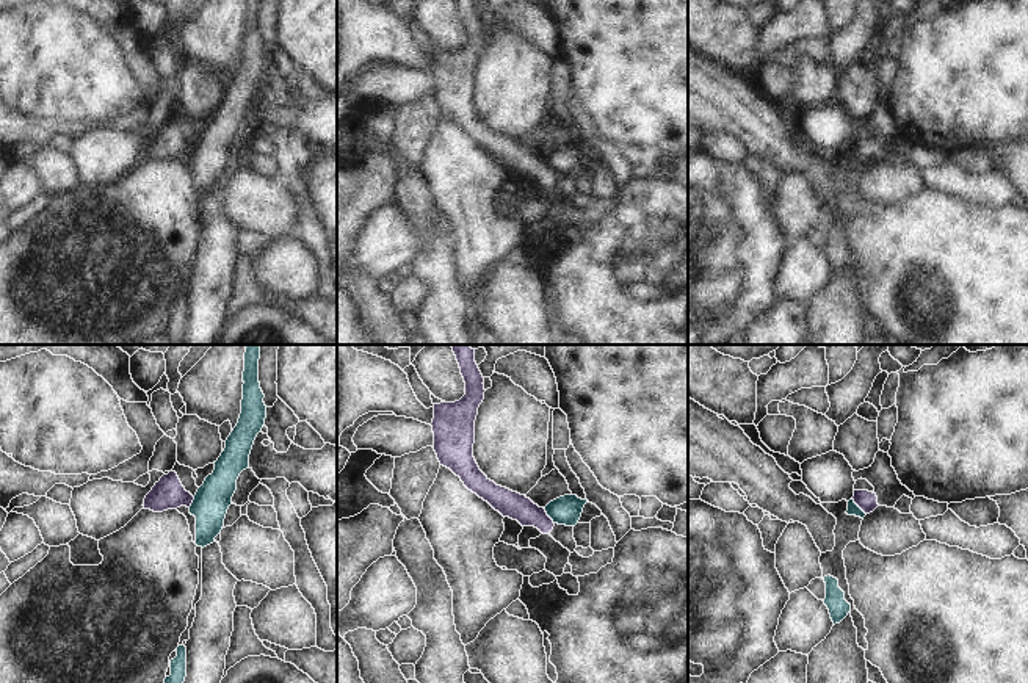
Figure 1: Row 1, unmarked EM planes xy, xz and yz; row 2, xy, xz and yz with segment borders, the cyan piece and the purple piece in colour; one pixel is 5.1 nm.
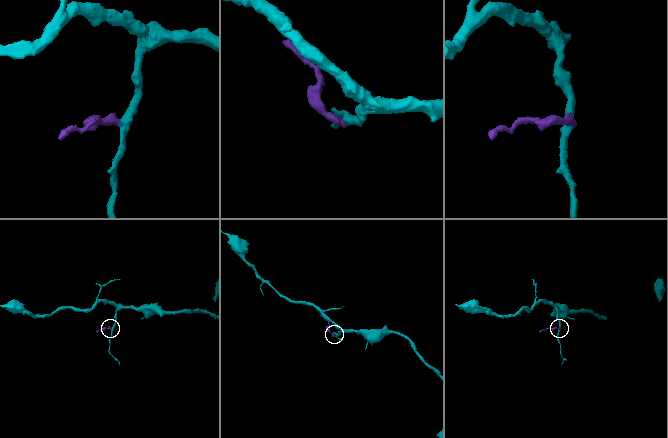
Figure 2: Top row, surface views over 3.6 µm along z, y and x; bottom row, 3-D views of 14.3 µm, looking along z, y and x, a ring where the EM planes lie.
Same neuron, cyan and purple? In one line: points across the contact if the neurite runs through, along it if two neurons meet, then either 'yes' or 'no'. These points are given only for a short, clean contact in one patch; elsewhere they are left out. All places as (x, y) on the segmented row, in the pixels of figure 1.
border xz (542, 508), (553, 523); no

